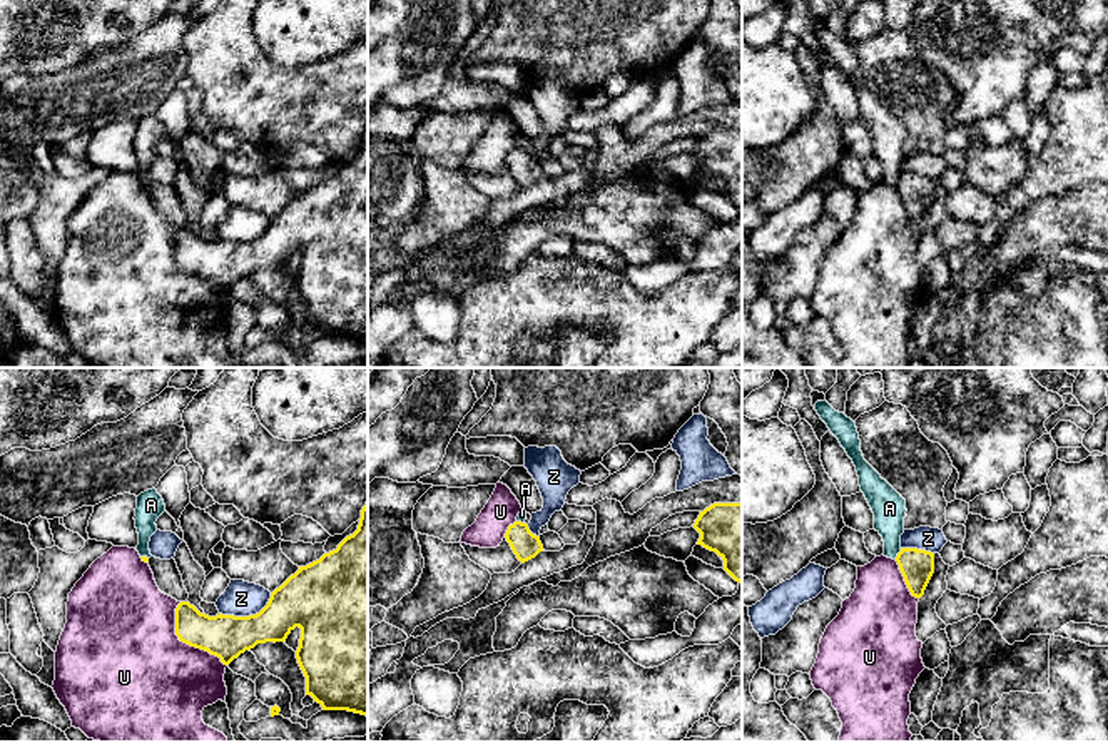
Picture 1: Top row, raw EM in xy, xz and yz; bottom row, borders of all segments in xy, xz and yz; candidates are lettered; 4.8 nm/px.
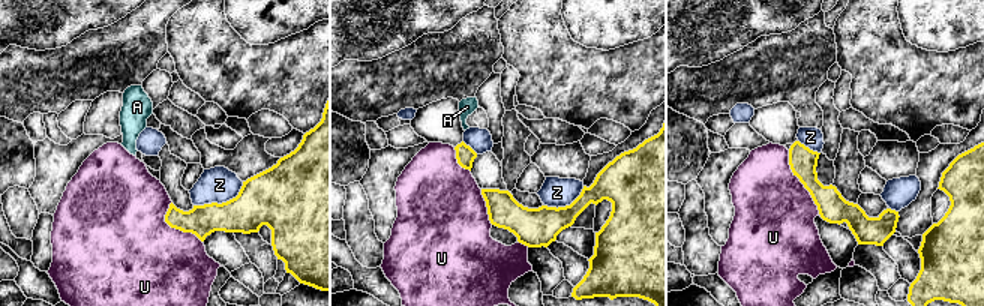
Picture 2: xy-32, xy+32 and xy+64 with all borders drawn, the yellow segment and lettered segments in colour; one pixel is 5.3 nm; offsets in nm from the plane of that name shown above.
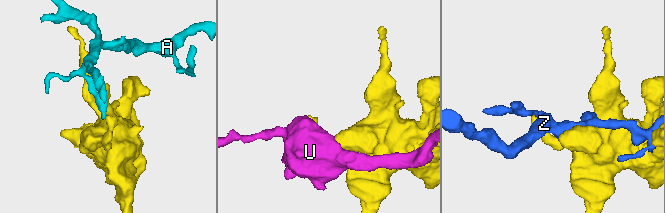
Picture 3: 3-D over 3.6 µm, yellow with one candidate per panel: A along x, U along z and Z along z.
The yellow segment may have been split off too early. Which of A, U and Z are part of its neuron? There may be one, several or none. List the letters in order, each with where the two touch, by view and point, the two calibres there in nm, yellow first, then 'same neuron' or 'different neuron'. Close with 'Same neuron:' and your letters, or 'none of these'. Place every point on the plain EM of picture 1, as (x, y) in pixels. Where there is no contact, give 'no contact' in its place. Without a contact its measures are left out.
A: yz (898, 179) | 160/160 nm | different neuron
U: xy (184, 268) | 200/500 nm | different neuron
Z: xy (249, 241) | 240/180 nm | different neuron
Same neuron: none of these

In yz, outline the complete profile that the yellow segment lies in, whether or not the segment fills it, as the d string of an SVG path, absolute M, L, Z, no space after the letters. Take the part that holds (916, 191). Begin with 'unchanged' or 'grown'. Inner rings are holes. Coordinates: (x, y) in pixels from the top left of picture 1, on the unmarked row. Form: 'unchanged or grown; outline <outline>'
unchanged; outline M901 174L896 187L911 221L921 224L934 199L934 179L917 174Z

